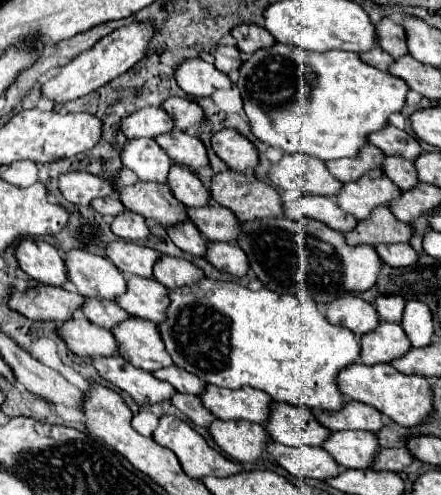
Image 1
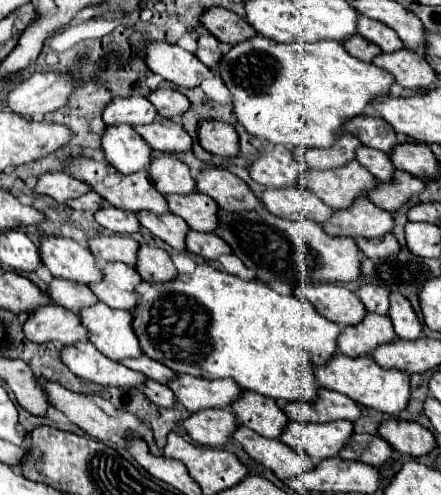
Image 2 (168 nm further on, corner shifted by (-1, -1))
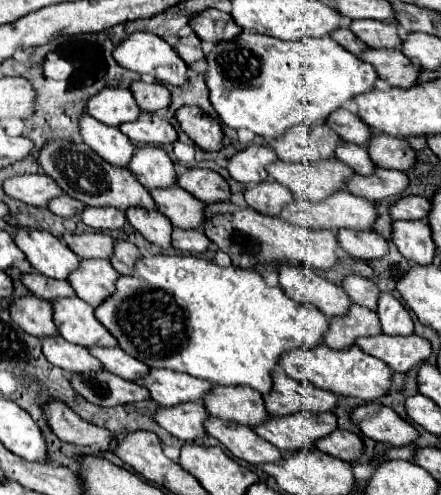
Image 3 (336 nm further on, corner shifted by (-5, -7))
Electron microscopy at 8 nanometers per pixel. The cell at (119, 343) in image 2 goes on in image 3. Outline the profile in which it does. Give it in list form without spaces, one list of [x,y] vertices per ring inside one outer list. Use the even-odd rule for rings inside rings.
[[[60,298],[52,302],[60,336],[86,348],[118,348],[118,340],[94,314],[94,308],[80,298]]]

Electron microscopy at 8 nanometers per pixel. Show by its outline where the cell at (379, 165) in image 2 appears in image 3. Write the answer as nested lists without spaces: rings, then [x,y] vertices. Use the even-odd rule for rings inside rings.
[[[344,142],[344,144],[340,144],[340,146],[342,146],[342,148],[336,150],[336,158],[338,158],[338,160],[342,160],[342,162],[346,162],[350,168],[354,168],[356,174],[362,174],[362,176],[372,176],[372,174],[374,174],[376,166],[374,166],[374,162],[370,160],[366,148],[360,148],[360,146],[350,144],[350,142]]]

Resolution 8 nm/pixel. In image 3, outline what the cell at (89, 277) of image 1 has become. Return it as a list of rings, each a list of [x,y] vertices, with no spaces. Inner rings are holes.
[[[20,228],[14,240],[34,270],[48,278],[66,280],[80,266],[80,258],[50,232]]]

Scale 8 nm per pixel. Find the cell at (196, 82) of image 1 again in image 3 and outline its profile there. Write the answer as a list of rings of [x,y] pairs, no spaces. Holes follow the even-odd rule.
[[[134,32],[114,52],[116,62],[162,84],[182,86],[188,82],[188,64],[156,34]]]

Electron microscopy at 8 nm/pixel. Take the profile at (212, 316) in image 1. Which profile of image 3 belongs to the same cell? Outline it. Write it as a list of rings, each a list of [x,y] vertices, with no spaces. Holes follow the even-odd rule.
[[[144,254],[142,260],[136,264],[136,270],[132,276],[120,276],[120,280],[116,282],[116,296],[108,298],[108,302],[104,302],[100,308],[96,308],[96,318],[118,338],[120,348],[124,352],[138,358],[140,362],[144,362],[150,368],[166,368],[166,370],[174,370],[174,372],[186,372],[190,376],[212,380],[212,384],[222,384],[222,386],[250,386],[260,394],[272,392],[272,388],[274,388],[272,372],[278,368],[280,358],[284,354],[288,354],[296,348],[316,348],[322,344],[324,334],[328,332],[328,318],[324,314],[320,314],[310,304],[300,304],[300,302],[290,300],[282,292],[282,288],[266,286],[264,278],[256,270],[240,270],[236,266],[222,268],[214,262],[208,262],[208,260],[196,258],[196,256],[164,256],[164,254],[158,254],[158,256]]]

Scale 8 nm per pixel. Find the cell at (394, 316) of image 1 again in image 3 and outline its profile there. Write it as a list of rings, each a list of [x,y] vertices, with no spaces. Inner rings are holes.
[[[348,276],[348,278],[344,278],[342,288],[348,292],[348,296],[354,300],[354,304],[370,308],[370,310],[378,308],[380,290],[376,288],[376,284],[372,284],[372,280],[366,280],[360,276]]]

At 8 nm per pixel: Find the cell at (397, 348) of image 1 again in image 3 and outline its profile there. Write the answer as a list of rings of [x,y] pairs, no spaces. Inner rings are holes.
[[[354,304],[346,316],[330,318],[330,330],[328,336],[324,336],[324,344],[334,350],[346,350],[352,348],[358,338],[378,334],[382,334],[382,328],[376,312]]]

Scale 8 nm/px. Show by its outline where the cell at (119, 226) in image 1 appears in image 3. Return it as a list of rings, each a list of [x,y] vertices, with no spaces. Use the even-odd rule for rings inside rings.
[[[84,208],[82,222],[94,230],[120,230],[126,226],[126,214],[118,208]]]

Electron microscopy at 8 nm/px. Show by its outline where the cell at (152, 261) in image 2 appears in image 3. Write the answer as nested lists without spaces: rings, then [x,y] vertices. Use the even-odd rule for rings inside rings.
[[[116,242],[116,252],[110,258],[110,262],[120,274],[128,274],[130,276],[134,272],[134,264],[140,258],[142,258],[142,254],[132,242]]]

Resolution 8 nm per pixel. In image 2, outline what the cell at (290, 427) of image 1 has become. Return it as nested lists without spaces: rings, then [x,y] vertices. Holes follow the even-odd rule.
[[[244,390],[240,400],[230,406],[230,410],[238,416],[238,422],[266,438],[278,438],[284,426],[290,422],[288,416],[278,408],[276,400],[264,398],[256,392]]]

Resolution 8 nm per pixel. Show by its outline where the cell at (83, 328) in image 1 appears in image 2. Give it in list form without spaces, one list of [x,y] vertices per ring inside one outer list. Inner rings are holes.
[[[44,304],[30,312],[24,322],[24,334],[32,342],[52,342],[56,346],[86,342],[86,330],[80,326],[80,318],[58,304]]]

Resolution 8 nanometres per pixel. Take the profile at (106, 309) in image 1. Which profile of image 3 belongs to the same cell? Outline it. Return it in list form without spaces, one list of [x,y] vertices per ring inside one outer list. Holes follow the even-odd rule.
[[[32,272],[32,274],[24,274],[22,282],[24,282],[26,288],[32,290],[34,296],[48,300],[48,302],[54,302],[58,298],[76,296],[76,292],[74,292],[74,288],[70,286],[68,280],[52,280],[52,278],[46,278],[42,274]]]

